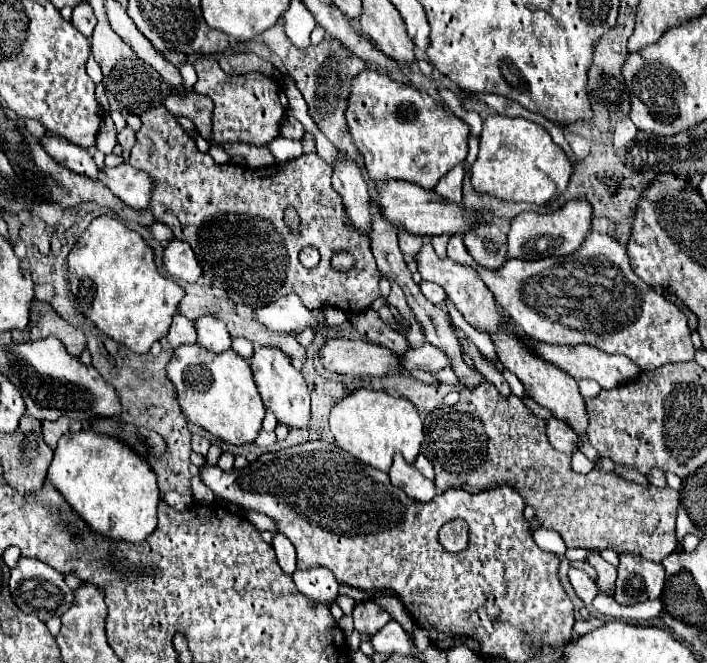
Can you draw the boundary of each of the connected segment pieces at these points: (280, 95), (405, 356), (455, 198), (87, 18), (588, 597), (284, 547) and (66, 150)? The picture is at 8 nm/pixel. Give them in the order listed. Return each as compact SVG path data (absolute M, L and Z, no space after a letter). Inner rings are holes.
M199 57L195 61L197 83L195 93L209 95L215 103L213 109L213 143L249 143L249 145L267 145L279 135L279 125L287 111L287 97L279 81L259 73L247 75L227 75L215 57Z
M425 343L421 347L409 347L405 353L401 353L401 367L405 371L413 371L413 369L437 371L449 367L449 359L443 355L443 351Z
M457 165L453 167L453 171L449 171L447 175L443 175L439 179L439 183L435 185L435 193L441 199L449 199L451 203L461 203L461 181L465 177L465 165Z
M81 3L81 5L73 7L71 23L73 23L73 27L77 27L77 31L81 31L85 37L91 37L93 27L95 27L95 23L97 23L91 5L89 5L89 3Z
M569 569L569 583L573 585L577 597L585 603L585 607L591 607L595 595L597 595L597 587L595 587L595 581L585 573L585 571L579 571L579 569Z
M275 533L271 545L273 545L275 553L277 553L277 561L279 561L281 569L287 575L293 575L293 571L297 569L295 567L295 547L293 547L293 543L283 533Z
M43 135L41 145L45 145L45 151L49 151L49 155L53 155L53 159L57 159L57 163L67 167L69 171L87 175L91 179L99 177L99 169L87 149L67 143L67 139L61 139L57 135Z

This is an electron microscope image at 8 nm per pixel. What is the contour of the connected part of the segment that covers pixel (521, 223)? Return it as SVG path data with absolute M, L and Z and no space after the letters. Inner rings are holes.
M585 199L569 201L565 207L553 213L535 213L535 211L521 213L511 221L507 257L533 261L533 259L569 255L581 247L581 243L589 233L589 225L591 225L591 205Z

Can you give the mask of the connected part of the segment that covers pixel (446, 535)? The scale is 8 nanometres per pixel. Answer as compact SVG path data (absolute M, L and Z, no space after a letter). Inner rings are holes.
M455 519L449 521L438 533L439 543L449 551L449 553L457 553L463 551L468 545L469 531L467 531L467 523L463 519Z

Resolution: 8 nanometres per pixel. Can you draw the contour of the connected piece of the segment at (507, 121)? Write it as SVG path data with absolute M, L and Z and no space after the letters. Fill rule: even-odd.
M489 115L483 121L483 131L481 131L481 145L479 145L479 155L475 163L471 165L471 185L477 193L481 195L491 195L501 201L509 203L533 203L533 205L547 205L555 195L561 195L567 189L569 177L573 173L573 167L563 153L559 145L553 143L549 133L523 117L501 117L501 115Z

